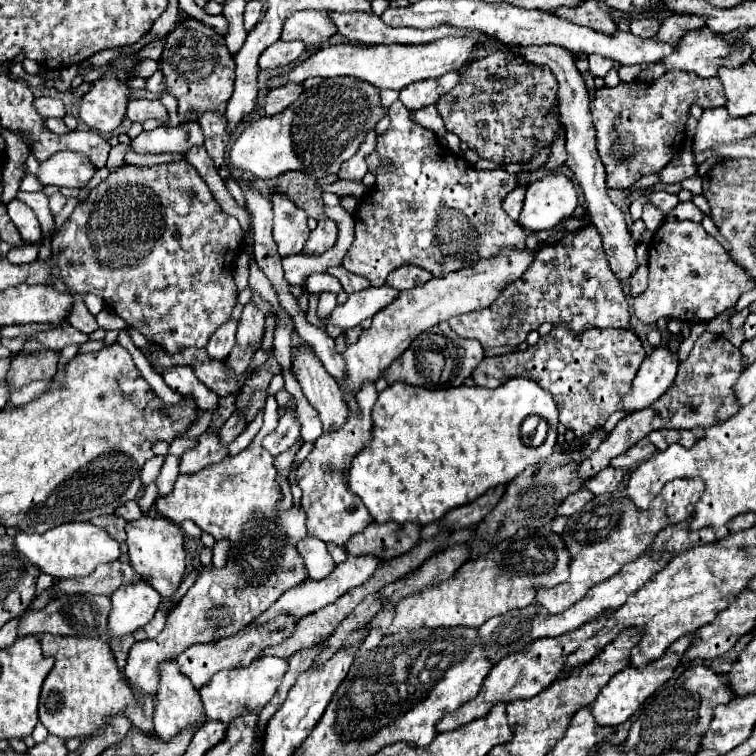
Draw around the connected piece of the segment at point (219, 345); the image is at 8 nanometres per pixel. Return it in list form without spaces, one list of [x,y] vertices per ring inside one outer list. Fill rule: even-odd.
[[[230,318],[226,324],[222,324],[222,328],[218,328],[218,332],[214,332],[214,336],[210,338],[210,342],[206,346],[210,356],[224,358],[230,354],[232,346],[236,344],[236,326],[238,326],[238,322],[234,318]]]

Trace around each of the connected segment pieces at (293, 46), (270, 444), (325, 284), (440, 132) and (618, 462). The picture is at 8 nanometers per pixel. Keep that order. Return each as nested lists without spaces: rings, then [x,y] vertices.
[[[278,40],[270,48],[266,48],[266,52],[262,52],[262,56],[258,60],[258,68],[266,70],[266,68],[286,66],[286,64],[294,62],[302,54],[302,50],[304,50],[302,42],[284,42],[284,40]]]
[[[290,408],[278,422],[276,430],[270,432],[264,440],[262,440],[262,446],[272,452],[272,456],[278,456],[282,454],[284,450],[292,448],[294,442],[298,440],[300,436],[300,422],[296,418],[296,410]]]
[[[320,272],[320,274],[310,274],[308,276],[308,292],[310,294],[322,294],[322,292],[340,294],[342,286],[340,286],[338,278],[330,276],[328,272]]]
[[[430,106],[430,108],[422,108],[418,112],[412,112],[412,118],[422,124],[424,128],[430,128],[436,136],[444,136],[446,134],[446,128],[444,128],[444,122],[436,110],[436,106]]]
[[[640,440],[638,444],[634,444],[632,448],[628,448],[626,452],[622,452],[620,456],[616,456],[610,466],[614,468],[622,468],[622,470],[632,470],[636,468],[640,462],[644,462],[646,458],[650,458],[656,452],[654,444],[650,444],[650,440]]]

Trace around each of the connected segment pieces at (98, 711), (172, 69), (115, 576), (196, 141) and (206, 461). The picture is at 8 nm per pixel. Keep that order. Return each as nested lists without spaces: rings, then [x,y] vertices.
[[[42,634],[42,652],[52,656],[54,668],[46,676],[38,716],[46,730],[62,740],[76,736],[90,736],[106,718],[122,712],[134,694],[128,688],[122,672],[116,666],[108,642],[88,636],[52,636]]]
[[[186,18],[176,24],[164,44],[162,72],[166,78],[166,92],[178,98],[180,118],[186,120],[188,114],[194,112],[194,120],[198,120],[206,110],[224,114],[234,92],[234,58],[224,44],[224,36],[220,36],[214,28],[208,28],[194,18]]]
[[[110,562],[98,566],[90,576],[86,578],[72,578],[72,580],[62,580],[58,584],[58,590],[62,594],[106,594],[112,596],[114,590],[118,590],[124,584],[138,582],[140,576],[134,572],[134,568],[128,562]]]
[[[184,122],[178,126],[158,126],[152,132],[142,132],[132,140],[132,150],[138,154],[158,152],[182,152],[186,154],[194,146],[204,144],[204,134],[198,122]]]
[[[204,432],[198,438],[198,446],[192,450],[186,450],[180,456],[180,472],[182,474],[196,474],[198,470],[220,462],[226,458],[228,448],[220,444],[220,438],[216,432]]]

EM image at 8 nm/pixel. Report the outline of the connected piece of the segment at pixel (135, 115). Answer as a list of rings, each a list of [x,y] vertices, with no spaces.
[[[154,98],[154,100],[130,100],[128,104],[128,120],[130,122],[144,122],[148,118],[160,120],[160,122],[168,122],[168,110],[164,108],[164,104]]]

